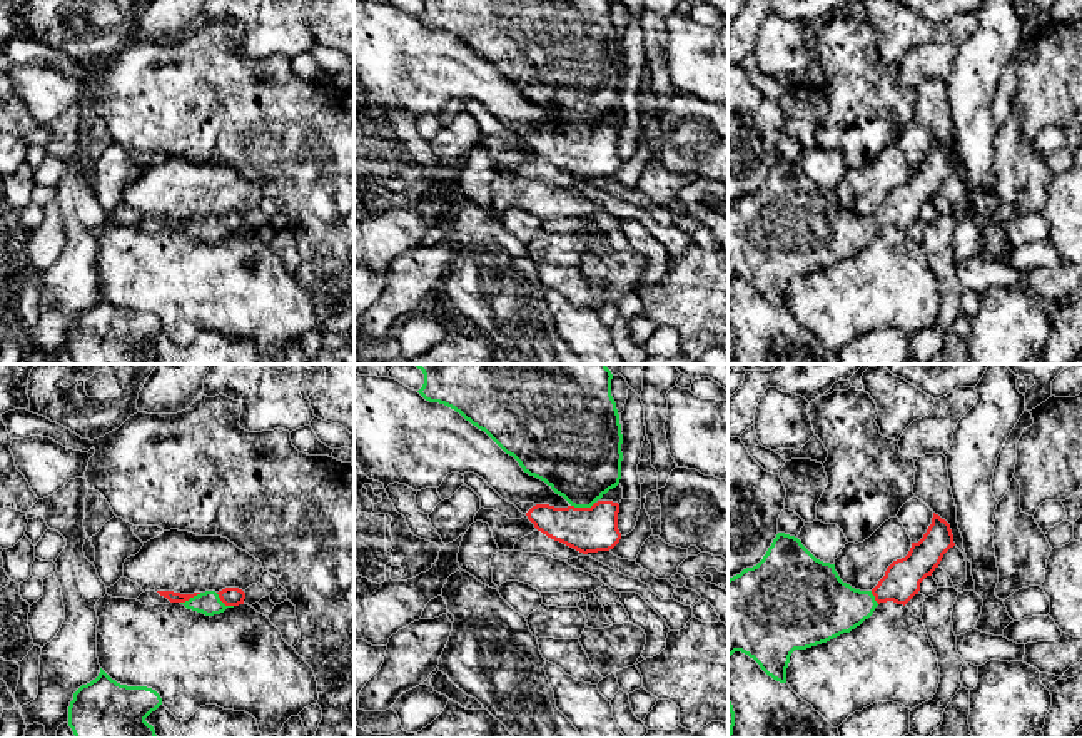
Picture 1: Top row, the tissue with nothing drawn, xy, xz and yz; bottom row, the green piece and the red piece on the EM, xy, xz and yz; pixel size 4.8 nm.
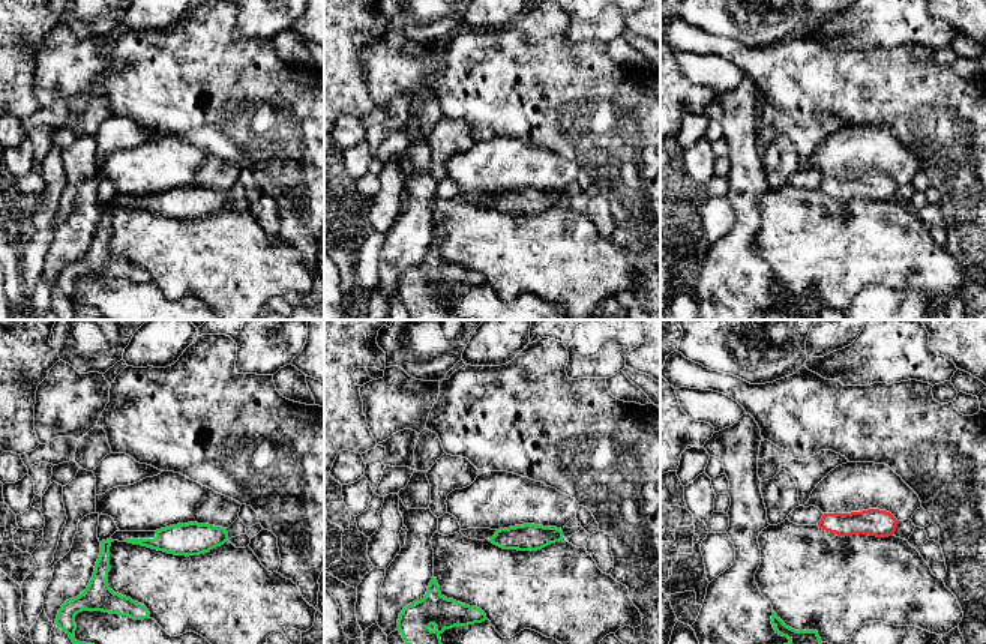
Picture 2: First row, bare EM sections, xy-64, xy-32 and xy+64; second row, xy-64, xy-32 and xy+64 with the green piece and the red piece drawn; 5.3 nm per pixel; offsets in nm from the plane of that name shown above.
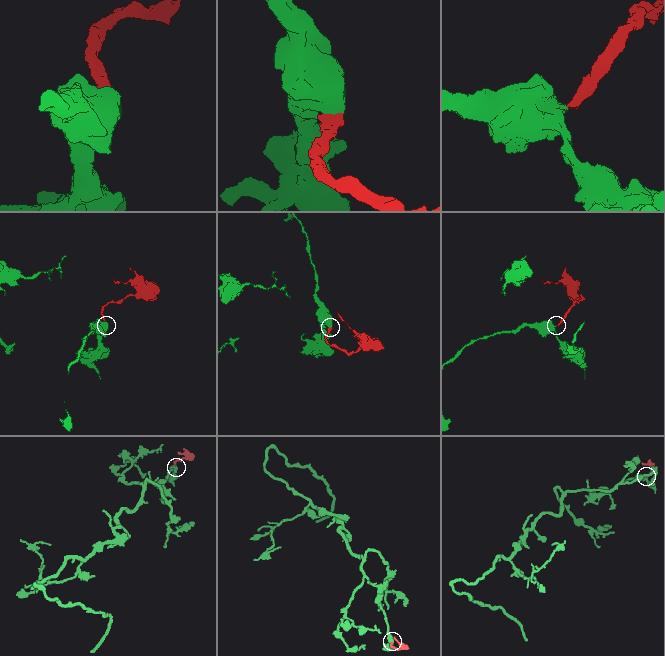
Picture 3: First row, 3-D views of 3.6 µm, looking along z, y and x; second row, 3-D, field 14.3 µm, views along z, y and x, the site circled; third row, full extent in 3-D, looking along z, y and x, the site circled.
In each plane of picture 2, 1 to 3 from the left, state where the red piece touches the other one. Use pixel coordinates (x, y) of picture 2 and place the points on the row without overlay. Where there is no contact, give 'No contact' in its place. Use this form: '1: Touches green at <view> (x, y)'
1: No contact
2: No contact
3: No contact

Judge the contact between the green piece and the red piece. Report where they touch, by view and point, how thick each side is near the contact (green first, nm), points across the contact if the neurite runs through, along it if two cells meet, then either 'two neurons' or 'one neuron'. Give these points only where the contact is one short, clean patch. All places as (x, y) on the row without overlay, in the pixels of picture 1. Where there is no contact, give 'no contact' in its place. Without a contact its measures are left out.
meets green in xz at (583, 132); 400 nm thick on the green side, 220 nm on the other; runs through xz (578, 80), (583, 132), (588, 156); one neuron

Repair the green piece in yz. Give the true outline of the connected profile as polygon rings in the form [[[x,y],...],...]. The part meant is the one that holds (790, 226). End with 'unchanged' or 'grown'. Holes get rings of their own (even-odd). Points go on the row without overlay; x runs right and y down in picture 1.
[[[933,139],[927,159],[918,169],[912,169],[908,180],[893,187],[872,217],[860,217],[843,209],[835,190],[817,185],[798,164],[778,159],[756,192],[728,205],[728,287],[735,277],[741,277],[768,302],[786,309],[786,294],[795,275],[850,259],[868,245],[880,229],[905,232],[953,172],[950,150]]] | grown

